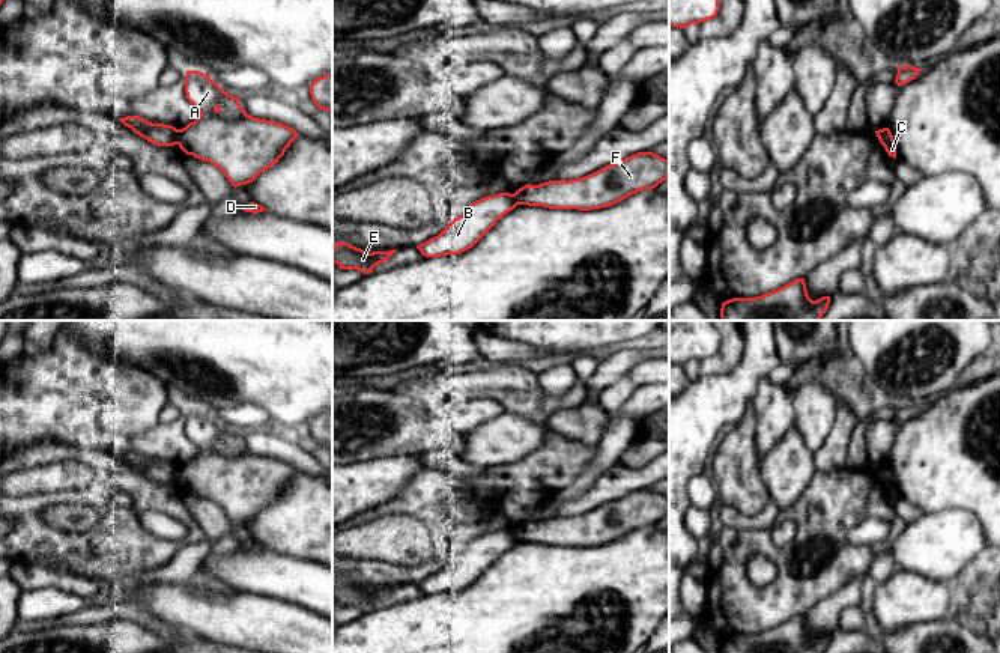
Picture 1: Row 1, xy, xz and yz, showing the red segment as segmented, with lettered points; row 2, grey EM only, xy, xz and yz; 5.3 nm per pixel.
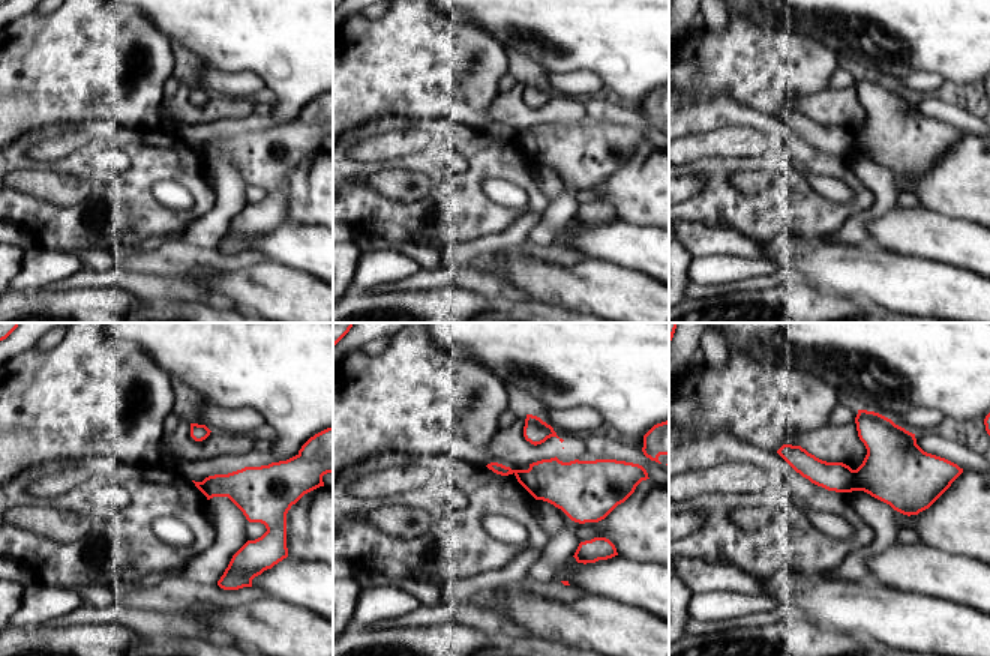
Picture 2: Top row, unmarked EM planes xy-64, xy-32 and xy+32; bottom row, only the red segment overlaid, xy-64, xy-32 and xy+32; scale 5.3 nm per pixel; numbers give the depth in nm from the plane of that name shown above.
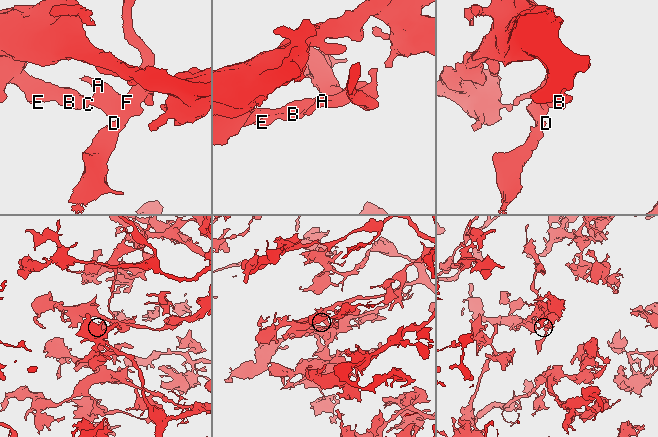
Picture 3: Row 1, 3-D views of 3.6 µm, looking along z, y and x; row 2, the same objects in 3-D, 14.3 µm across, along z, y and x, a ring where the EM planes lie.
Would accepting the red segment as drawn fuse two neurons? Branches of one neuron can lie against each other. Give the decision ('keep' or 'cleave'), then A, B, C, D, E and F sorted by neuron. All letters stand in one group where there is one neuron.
cleave; groups A D F / B C E

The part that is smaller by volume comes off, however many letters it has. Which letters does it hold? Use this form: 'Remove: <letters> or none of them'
Remove: A, D, F

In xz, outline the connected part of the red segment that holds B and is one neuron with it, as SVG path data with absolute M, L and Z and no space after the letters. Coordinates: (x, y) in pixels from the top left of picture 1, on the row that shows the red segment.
M499 193L483 197L454 218L438 236L417 248L426 257L460 254L472 248L505 214L517 206L514 194Z

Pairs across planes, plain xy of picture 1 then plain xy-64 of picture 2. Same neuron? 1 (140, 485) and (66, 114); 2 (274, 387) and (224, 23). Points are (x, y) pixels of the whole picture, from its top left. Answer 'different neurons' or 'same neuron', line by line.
1: different neurons
2: same neuron

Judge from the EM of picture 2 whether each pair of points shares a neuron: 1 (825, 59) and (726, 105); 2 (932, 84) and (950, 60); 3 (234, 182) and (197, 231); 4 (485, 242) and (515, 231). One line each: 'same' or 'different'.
1: different
2: different
3: same
4: same

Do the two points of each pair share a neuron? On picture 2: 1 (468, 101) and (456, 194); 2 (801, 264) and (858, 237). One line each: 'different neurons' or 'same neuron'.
1: different neurons
2: different neurons

